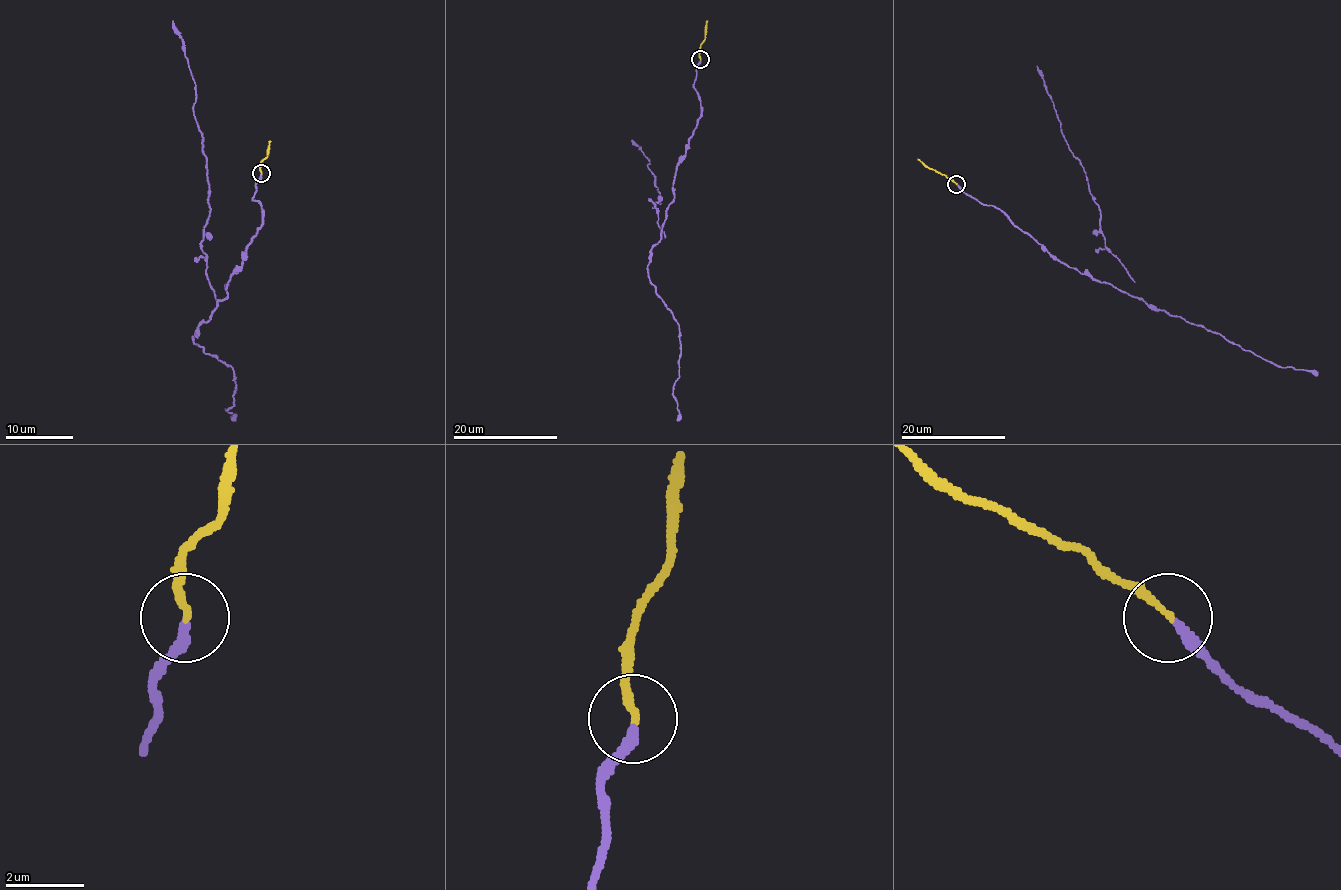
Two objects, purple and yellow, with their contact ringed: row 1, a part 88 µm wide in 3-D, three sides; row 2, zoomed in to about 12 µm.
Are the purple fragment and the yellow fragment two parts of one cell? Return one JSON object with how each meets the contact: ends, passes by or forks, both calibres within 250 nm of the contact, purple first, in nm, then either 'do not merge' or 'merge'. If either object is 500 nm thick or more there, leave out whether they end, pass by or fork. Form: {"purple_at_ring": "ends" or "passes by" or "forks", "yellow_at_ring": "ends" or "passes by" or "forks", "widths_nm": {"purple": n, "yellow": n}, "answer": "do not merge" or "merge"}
{"purple_at_ring": "ends", "yellow_at_ring": "ends", "widths_nm": {"purple": 280, "yellow": 190}, "answer": "merge"}

